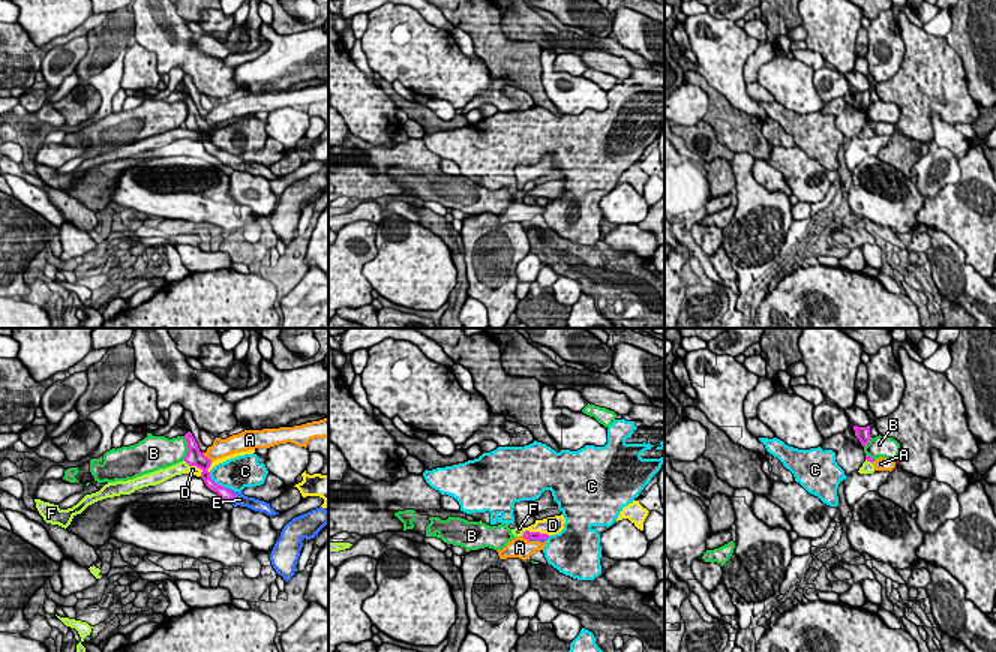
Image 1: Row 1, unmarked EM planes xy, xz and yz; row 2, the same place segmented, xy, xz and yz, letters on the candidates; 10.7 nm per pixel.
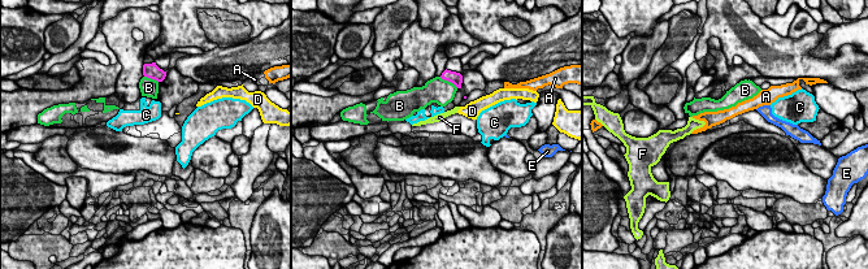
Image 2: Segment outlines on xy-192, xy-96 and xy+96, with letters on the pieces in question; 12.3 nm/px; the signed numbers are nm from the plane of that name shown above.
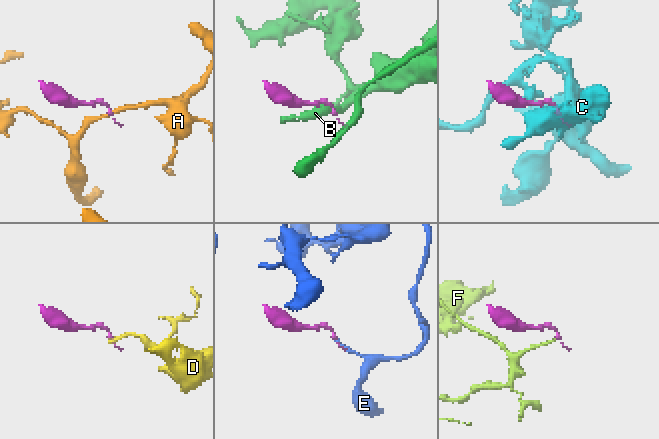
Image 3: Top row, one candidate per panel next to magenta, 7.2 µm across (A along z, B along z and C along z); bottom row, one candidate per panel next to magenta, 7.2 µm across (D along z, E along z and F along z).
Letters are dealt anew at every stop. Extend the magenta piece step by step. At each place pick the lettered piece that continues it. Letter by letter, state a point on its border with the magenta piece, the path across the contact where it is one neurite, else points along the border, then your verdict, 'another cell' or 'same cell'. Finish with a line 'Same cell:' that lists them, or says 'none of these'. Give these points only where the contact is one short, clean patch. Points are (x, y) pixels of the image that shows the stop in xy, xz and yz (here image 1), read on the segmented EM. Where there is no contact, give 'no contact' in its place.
A: meets magenta in xy at (207, 457); border along xy (201, 453), (212, 460); another cell
B: meets magenta in xy at (188, 447); another cell
C: meets magenta in xy at (215, 483); another cell
D: meets magenta in xz at (537, 532); border along xz (525, 529), (548, 535); another cell
E: meets magenta in xy at (234, 495); same cell
F: meets magenta in xy at (186, 462); border along xy (183, 460), (189, 465); another cell
Same cell: E

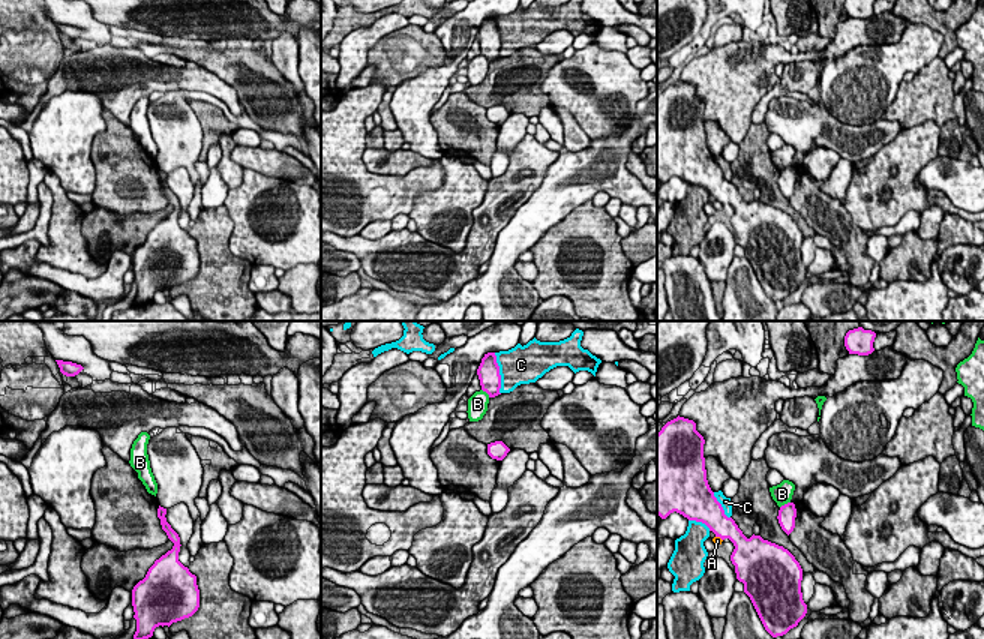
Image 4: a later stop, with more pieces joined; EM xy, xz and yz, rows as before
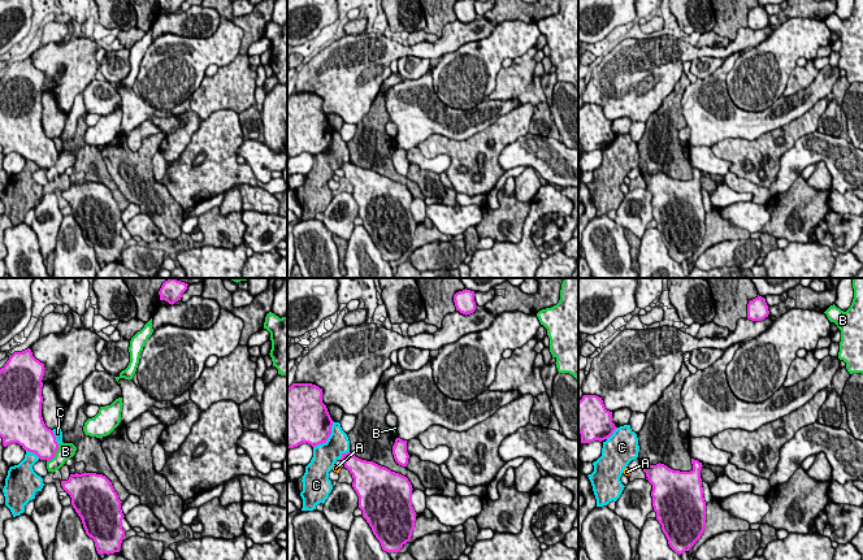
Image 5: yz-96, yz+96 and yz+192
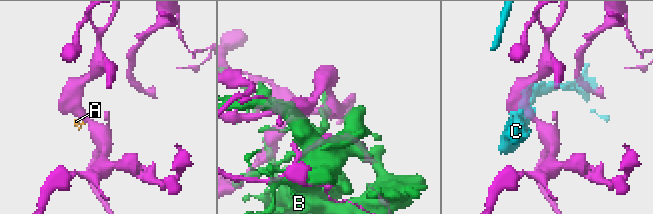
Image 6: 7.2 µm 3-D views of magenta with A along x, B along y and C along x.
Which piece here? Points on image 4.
A: meets magenta in yz at (719, 536); border along yz (716, 536), (722, 540); another cell
B: meets magenta in yz at (785, 504); another cell
C: meets magenta in xz at (498, 374); another cell
Same cell: none of these

